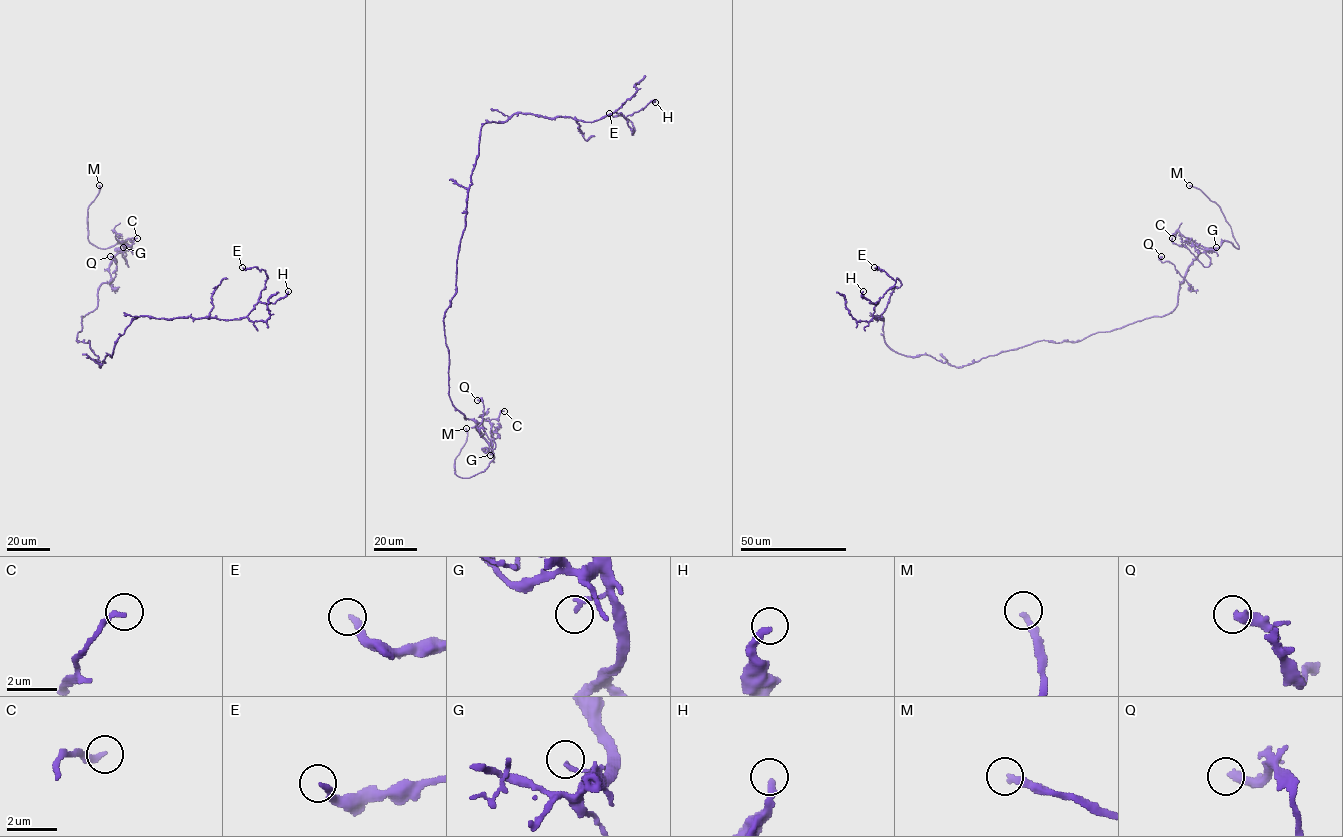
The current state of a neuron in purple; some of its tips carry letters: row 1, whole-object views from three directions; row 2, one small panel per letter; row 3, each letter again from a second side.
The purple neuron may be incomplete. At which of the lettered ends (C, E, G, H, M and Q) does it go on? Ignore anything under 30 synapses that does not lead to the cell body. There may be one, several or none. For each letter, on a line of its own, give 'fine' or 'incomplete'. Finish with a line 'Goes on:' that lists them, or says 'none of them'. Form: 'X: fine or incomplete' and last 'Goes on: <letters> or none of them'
C: fine
E: fine
G: fine
H: fine
M: incomplete
Q: fine
Goes on: M

